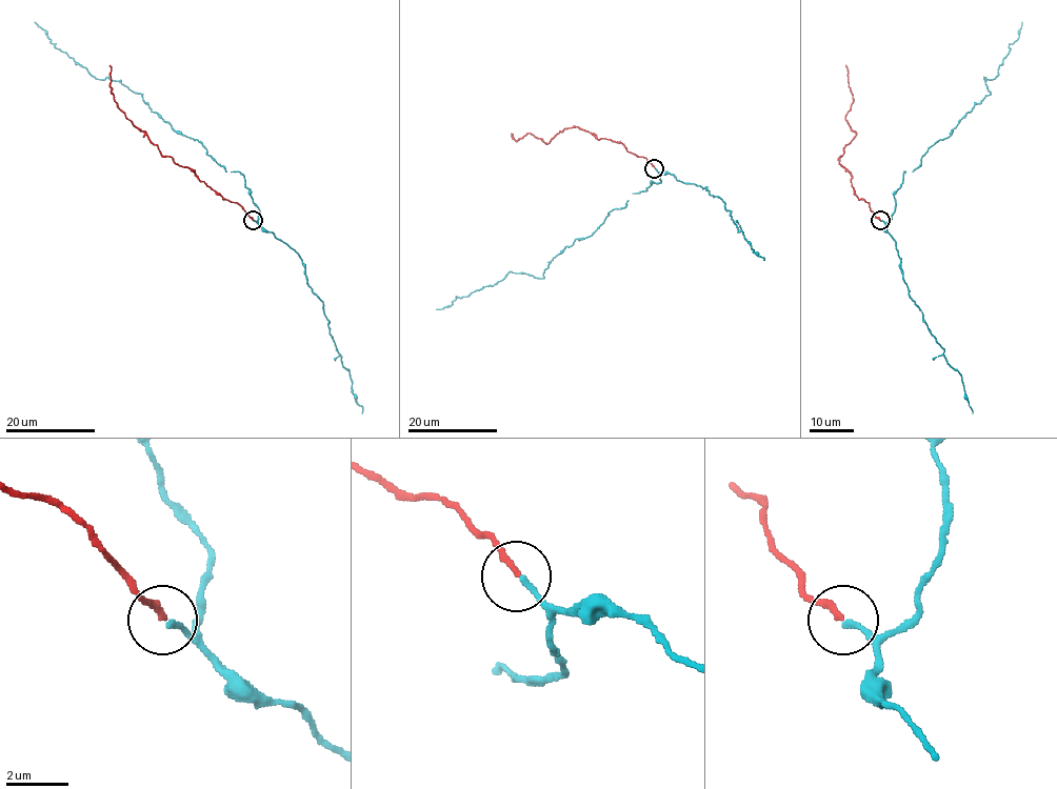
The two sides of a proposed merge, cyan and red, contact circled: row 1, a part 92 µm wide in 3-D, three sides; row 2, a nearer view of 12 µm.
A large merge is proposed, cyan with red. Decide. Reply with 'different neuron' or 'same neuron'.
same neuron

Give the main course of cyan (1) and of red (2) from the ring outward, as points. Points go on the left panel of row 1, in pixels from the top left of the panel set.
1: (253, 221), (257, 222), (258, 207), (240, 173), (226, 172), (140, 94), (91, 74), (35, 21)
2: (253, 220), (186, 166), (161, 154), (128, 119), (115, 100), (110, 65)

